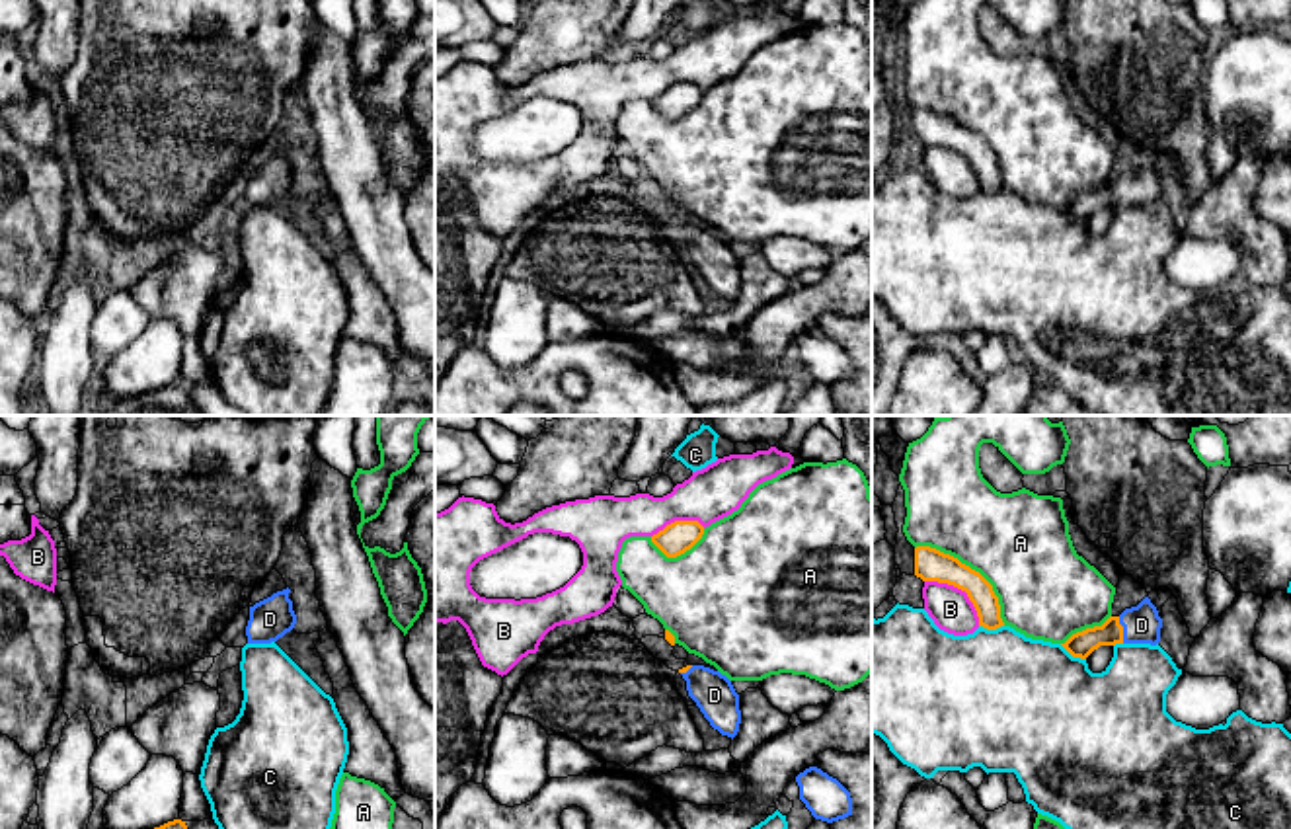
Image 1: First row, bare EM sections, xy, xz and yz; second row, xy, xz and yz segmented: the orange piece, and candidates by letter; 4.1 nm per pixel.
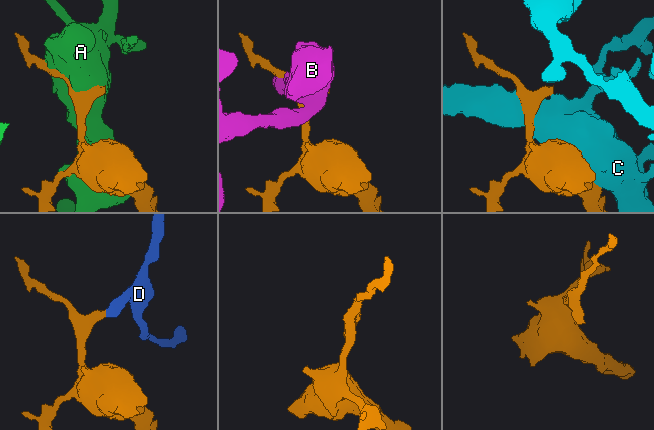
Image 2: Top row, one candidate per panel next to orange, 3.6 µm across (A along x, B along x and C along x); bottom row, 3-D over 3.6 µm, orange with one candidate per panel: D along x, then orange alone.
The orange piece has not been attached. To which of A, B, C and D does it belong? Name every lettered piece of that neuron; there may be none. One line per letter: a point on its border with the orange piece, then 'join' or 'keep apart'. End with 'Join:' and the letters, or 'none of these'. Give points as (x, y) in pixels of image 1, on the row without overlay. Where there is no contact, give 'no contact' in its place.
A: contact yz (974, 133); keep apart
B: contact yz (962, 153); keep apart
C: contact yz (1073, 219); keep apart
D: contact yz (1122, 194); join
Join: D

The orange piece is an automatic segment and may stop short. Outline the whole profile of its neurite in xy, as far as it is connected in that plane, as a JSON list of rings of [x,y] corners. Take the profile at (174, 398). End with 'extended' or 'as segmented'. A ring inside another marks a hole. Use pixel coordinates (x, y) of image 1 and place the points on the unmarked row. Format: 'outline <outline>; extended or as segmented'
outline [[[174,382],[113,404],[98,404],[90,415],[205,415],[185,384]]]; as segmented

